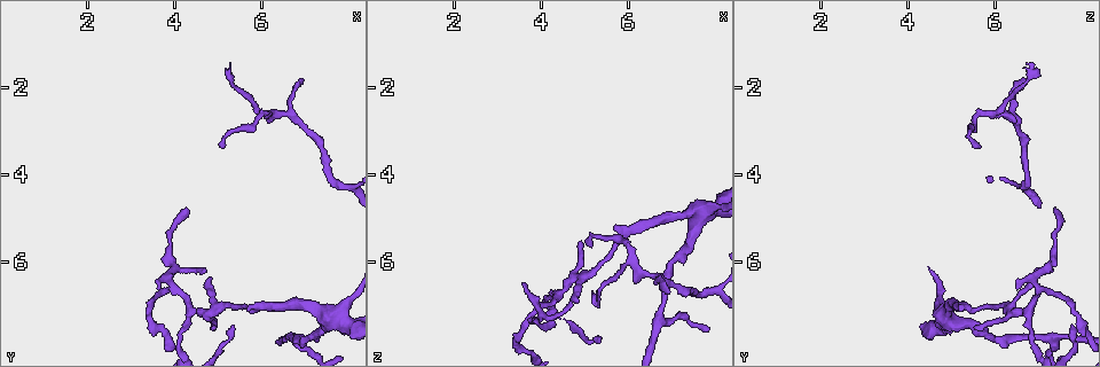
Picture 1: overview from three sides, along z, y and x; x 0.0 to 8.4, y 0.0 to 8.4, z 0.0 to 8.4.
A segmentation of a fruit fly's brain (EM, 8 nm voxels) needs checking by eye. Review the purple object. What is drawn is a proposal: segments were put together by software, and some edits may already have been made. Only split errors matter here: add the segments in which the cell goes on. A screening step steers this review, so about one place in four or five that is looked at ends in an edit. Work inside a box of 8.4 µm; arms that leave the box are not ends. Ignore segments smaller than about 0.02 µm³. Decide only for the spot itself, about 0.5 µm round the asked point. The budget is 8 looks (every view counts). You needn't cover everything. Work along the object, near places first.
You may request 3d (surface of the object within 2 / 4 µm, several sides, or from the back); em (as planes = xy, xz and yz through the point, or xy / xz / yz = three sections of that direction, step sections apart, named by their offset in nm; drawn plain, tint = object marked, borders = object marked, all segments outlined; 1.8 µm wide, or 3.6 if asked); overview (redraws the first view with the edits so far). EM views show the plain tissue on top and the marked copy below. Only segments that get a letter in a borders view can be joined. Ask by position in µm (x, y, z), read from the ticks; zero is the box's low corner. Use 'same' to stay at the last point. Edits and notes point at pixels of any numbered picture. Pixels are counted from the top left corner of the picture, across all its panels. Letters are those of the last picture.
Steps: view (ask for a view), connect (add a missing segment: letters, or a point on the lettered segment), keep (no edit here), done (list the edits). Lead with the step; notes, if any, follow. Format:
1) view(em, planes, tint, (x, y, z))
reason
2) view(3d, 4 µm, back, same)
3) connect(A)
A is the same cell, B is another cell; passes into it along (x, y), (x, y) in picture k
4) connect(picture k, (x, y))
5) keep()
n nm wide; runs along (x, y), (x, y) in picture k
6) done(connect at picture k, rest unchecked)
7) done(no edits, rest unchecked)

view(em, xz, step 16, borders, (4.35, 4.75, 7.40))
thin end

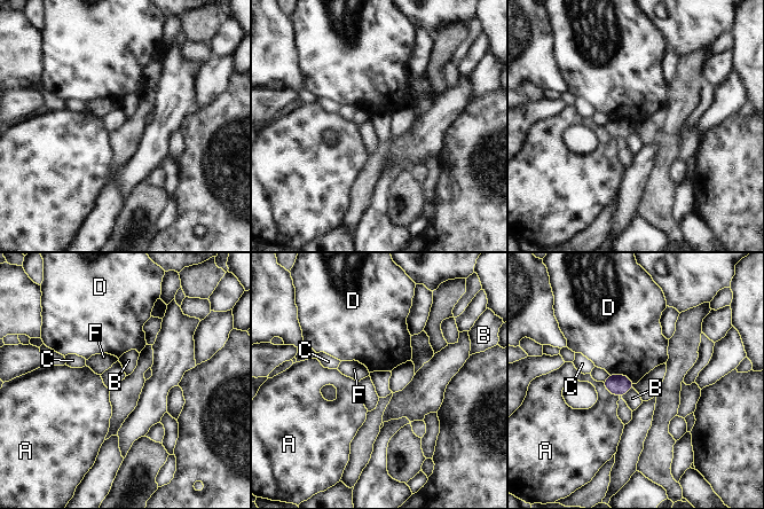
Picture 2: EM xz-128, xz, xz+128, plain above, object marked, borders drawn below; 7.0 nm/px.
keep()
D touches over 200 nm; A, B, C, D and F are other cells; no lettered segment goes on from it

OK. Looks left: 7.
view(em, planes, borders, (4.80, 6.35, 6.85))
thin end

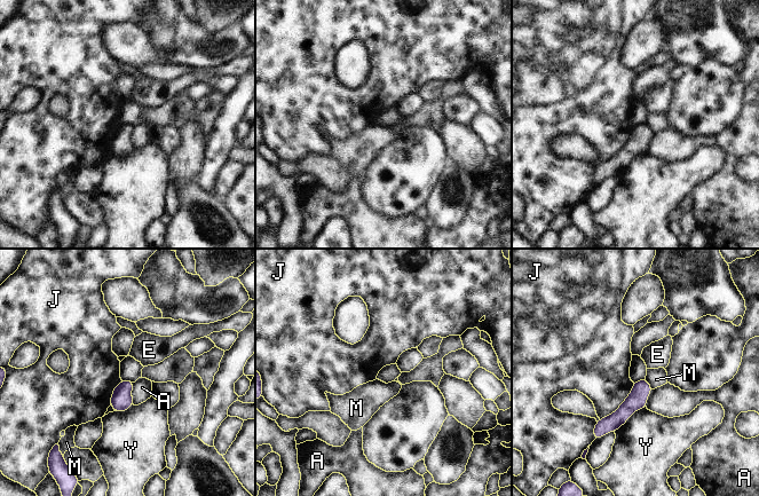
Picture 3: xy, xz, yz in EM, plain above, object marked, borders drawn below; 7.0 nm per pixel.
keep()
A, E, J, M and Y are other cells; runs along (643, 382), (639, 395), (597, 430) in picture 3; no lettered segment goes on from it

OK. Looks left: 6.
view(3d, 2 µm, (5.25, 1.45, 6.85))
branch stops here

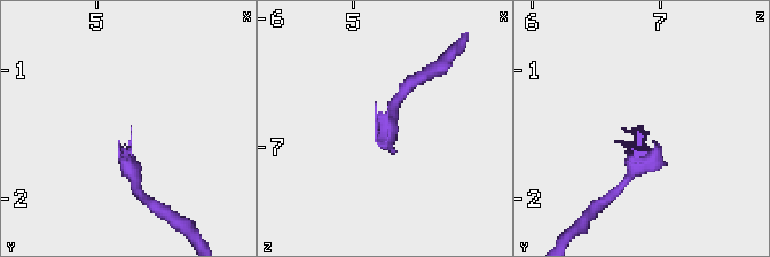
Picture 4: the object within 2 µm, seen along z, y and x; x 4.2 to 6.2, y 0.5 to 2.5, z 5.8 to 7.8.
view(em, planes, borders, (5.28, 1.46, 6.84))
need the tissue

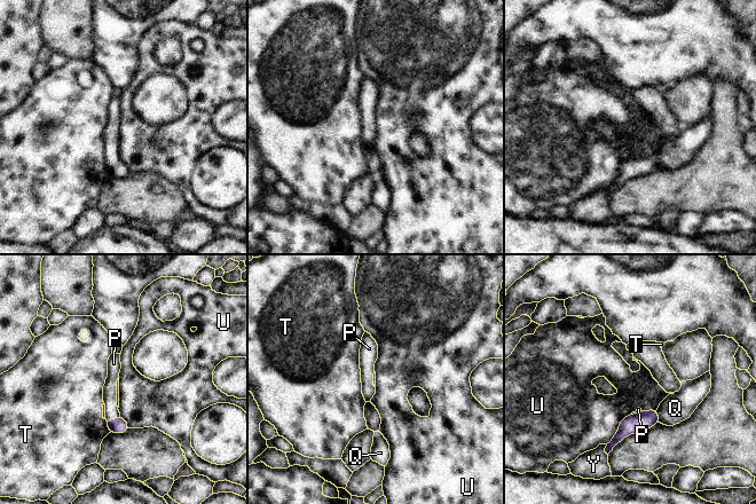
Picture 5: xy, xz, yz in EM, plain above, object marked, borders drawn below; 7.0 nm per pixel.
connect(P)
P is the same cell, Q, T, U and Y are other cells; the cell continues

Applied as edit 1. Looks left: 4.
done(connect at picture 5, rest unchecked)

